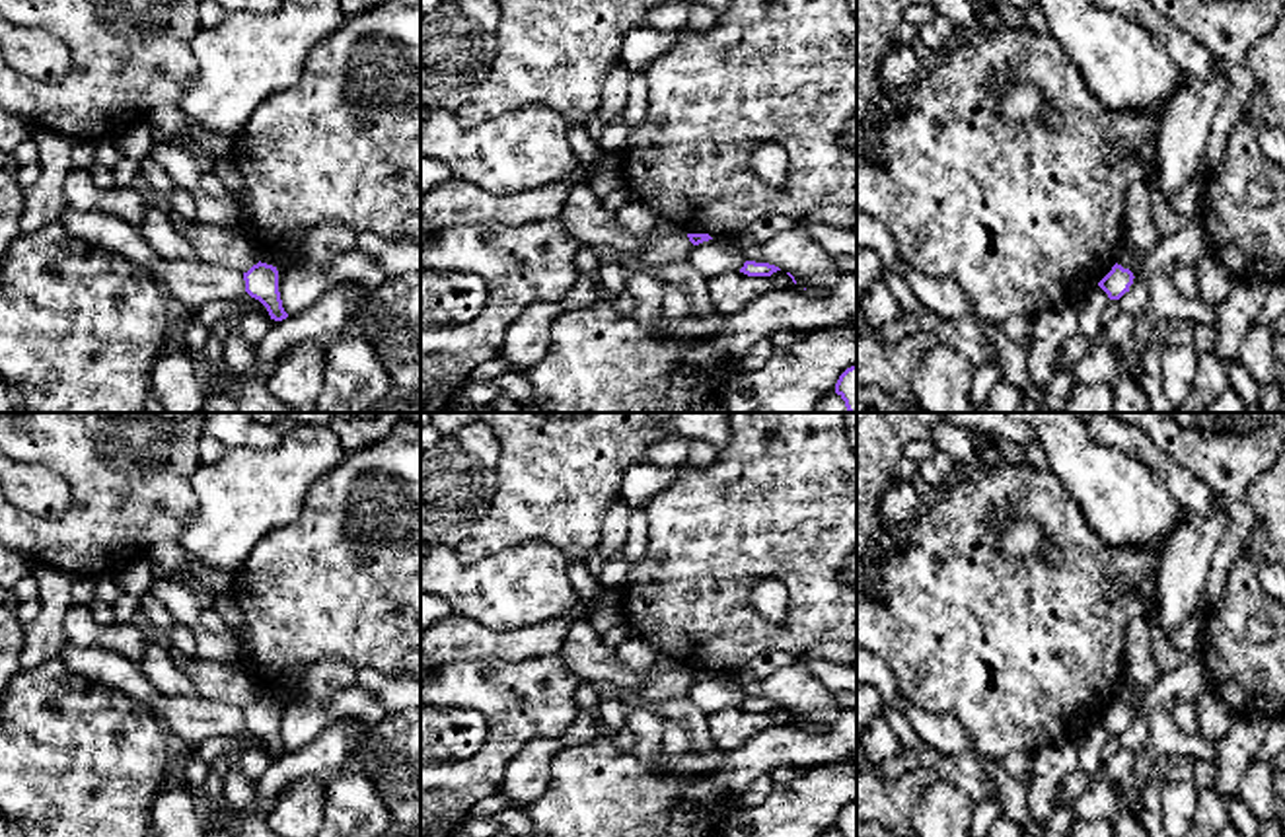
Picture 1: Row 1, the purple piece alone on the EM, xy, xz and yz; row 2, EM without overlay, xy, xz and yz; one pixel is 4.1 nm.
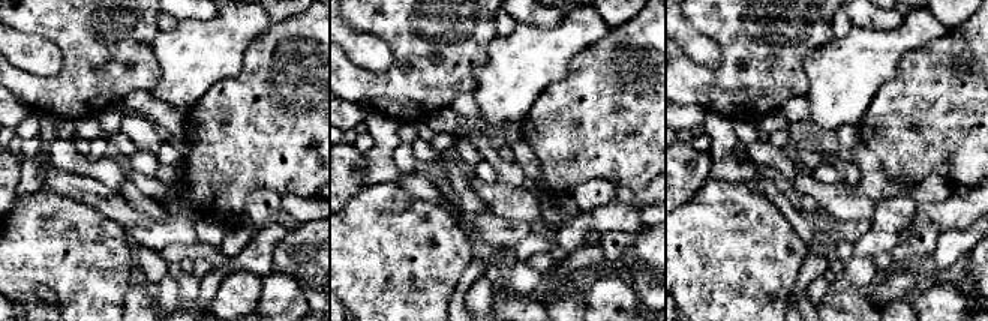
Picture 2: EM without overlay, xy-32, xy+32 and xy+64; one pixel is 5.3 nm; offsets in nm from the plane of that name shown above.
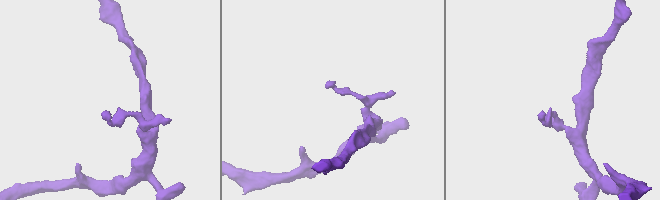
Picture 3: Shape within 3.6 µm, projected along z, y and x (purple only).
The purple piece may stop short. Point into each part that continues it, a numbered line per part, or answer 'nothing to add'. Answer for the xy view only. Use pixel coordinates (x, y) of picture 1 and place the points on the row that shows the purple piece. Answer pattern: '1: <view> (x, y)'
nothing to add

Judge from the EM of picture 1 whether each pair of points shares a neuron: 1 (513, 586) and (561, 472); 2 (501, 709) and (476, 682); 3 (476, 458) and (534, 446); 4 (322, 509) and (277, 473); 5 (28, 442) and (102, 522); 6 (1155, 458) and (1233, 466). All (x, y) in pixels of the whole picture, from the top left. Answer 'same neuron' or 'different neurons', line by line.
1: different neurons
2: same neuron
3: different neurons
4: different neurons
5: same neuron
6: different neurons

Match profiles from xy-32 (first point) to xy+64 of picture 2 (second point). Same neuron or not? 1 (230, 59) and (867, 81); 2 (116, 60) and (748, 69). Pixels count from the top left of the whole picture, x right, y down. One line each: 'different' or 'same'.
1: same
2: same

